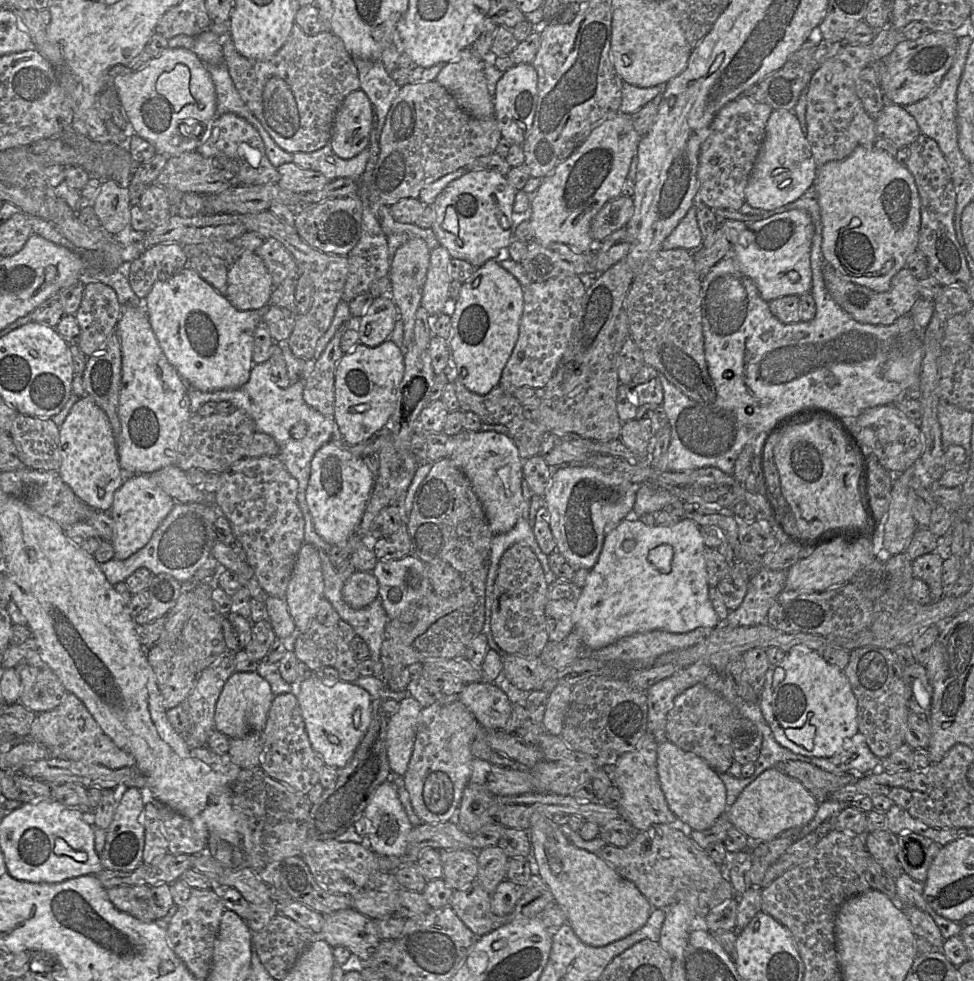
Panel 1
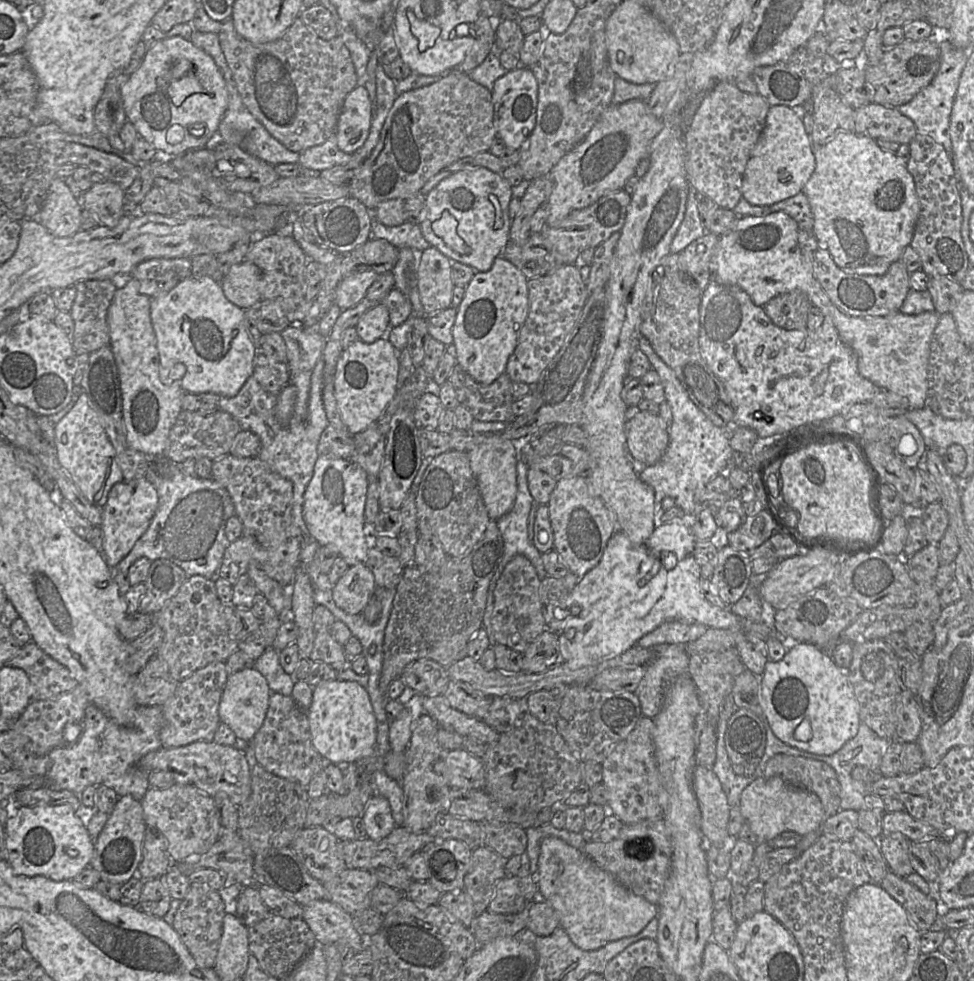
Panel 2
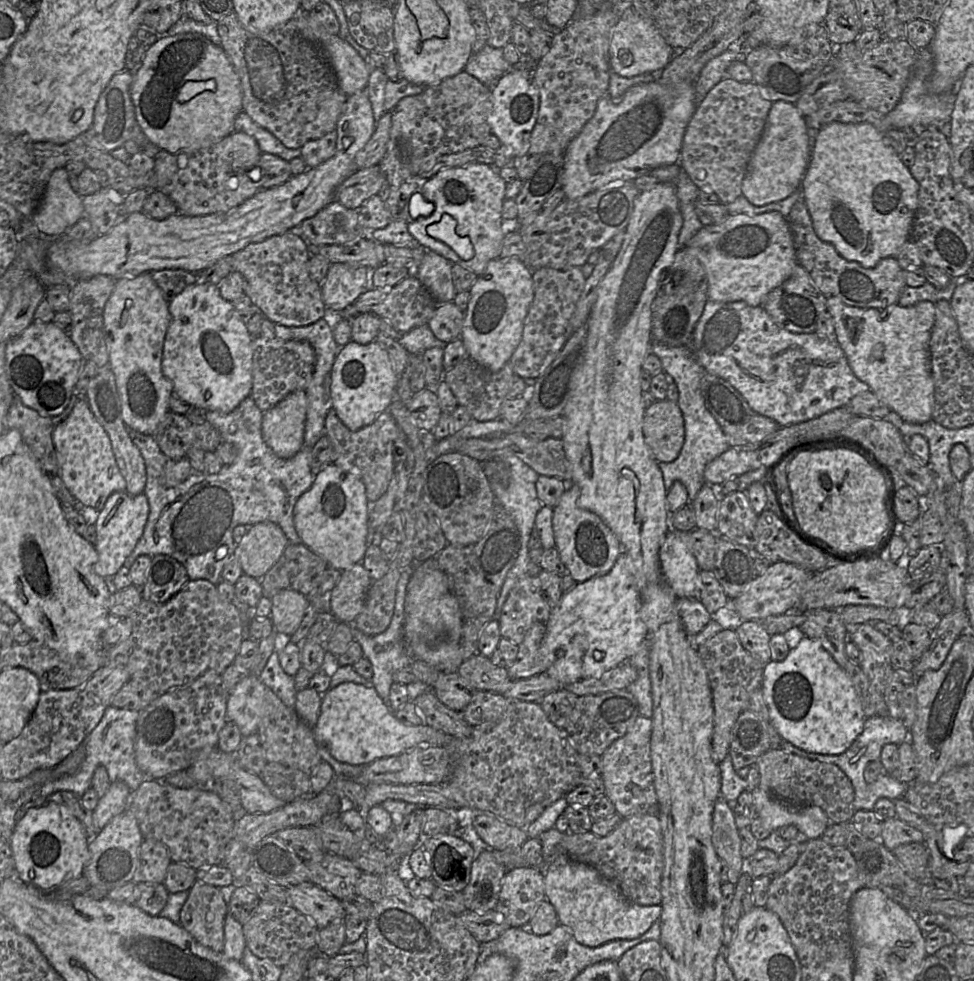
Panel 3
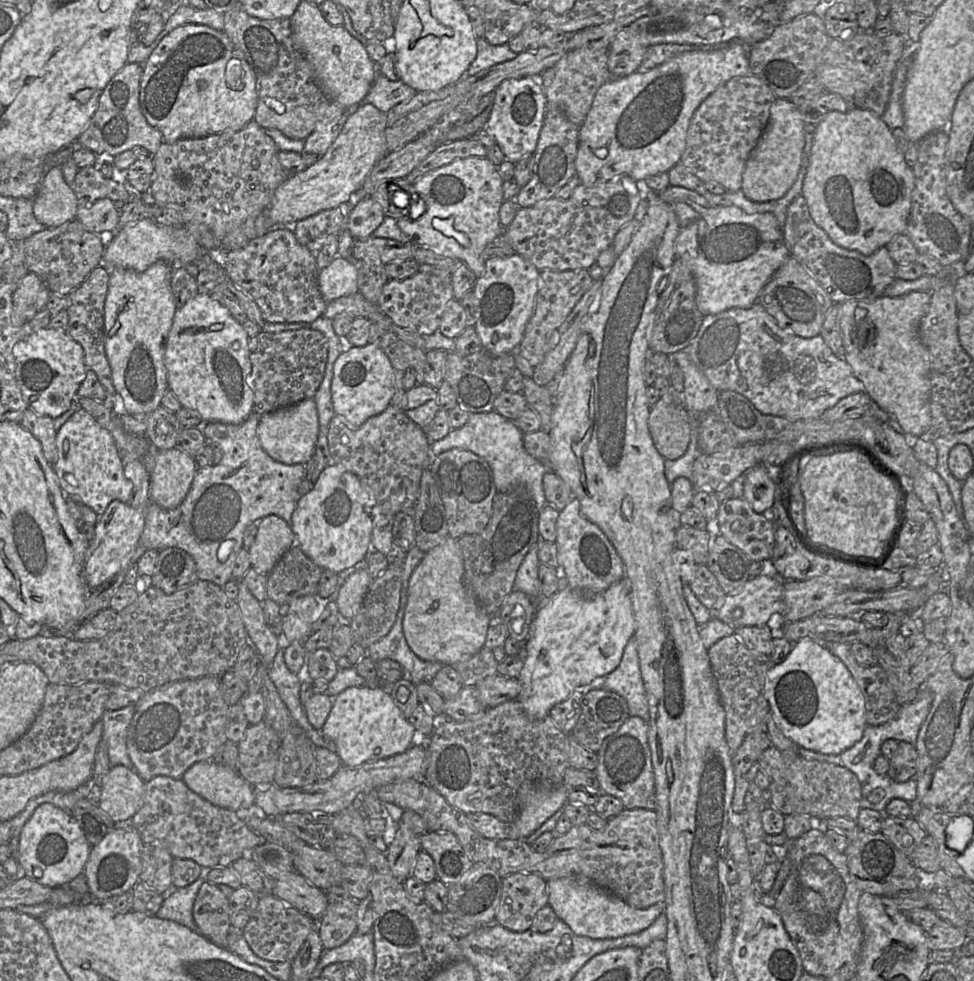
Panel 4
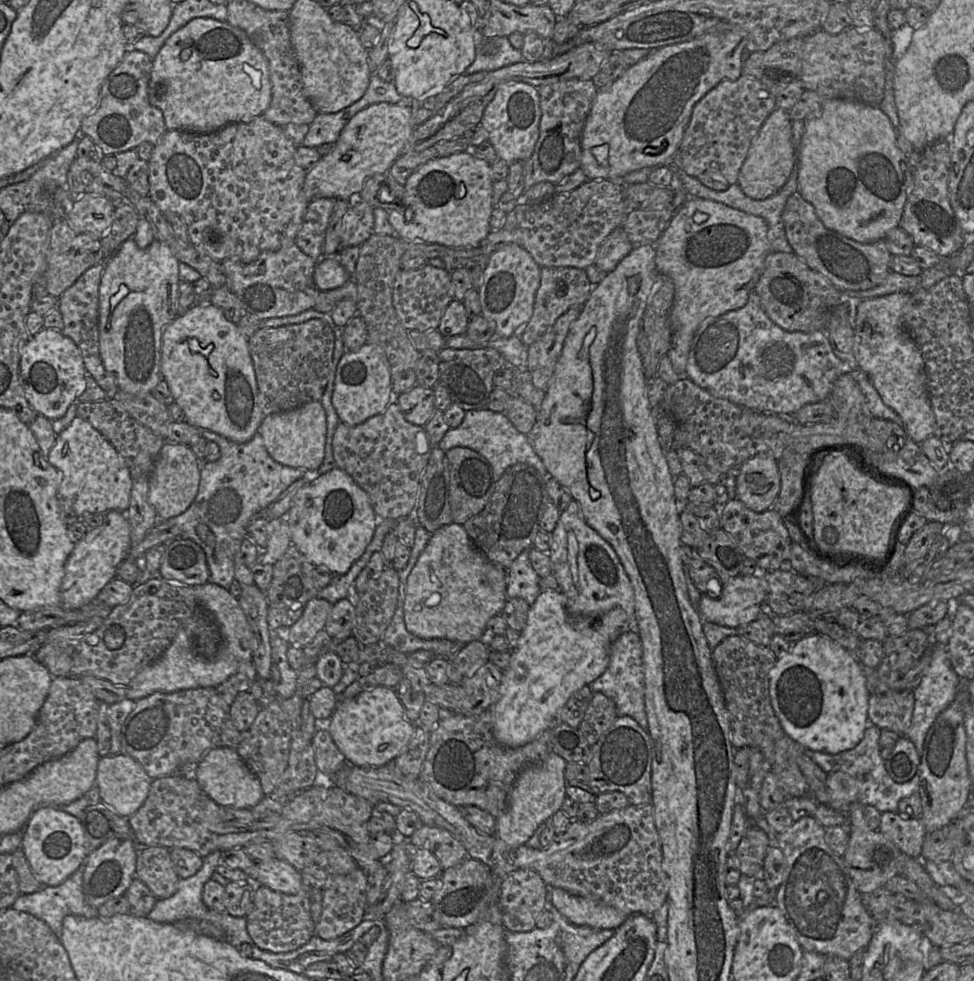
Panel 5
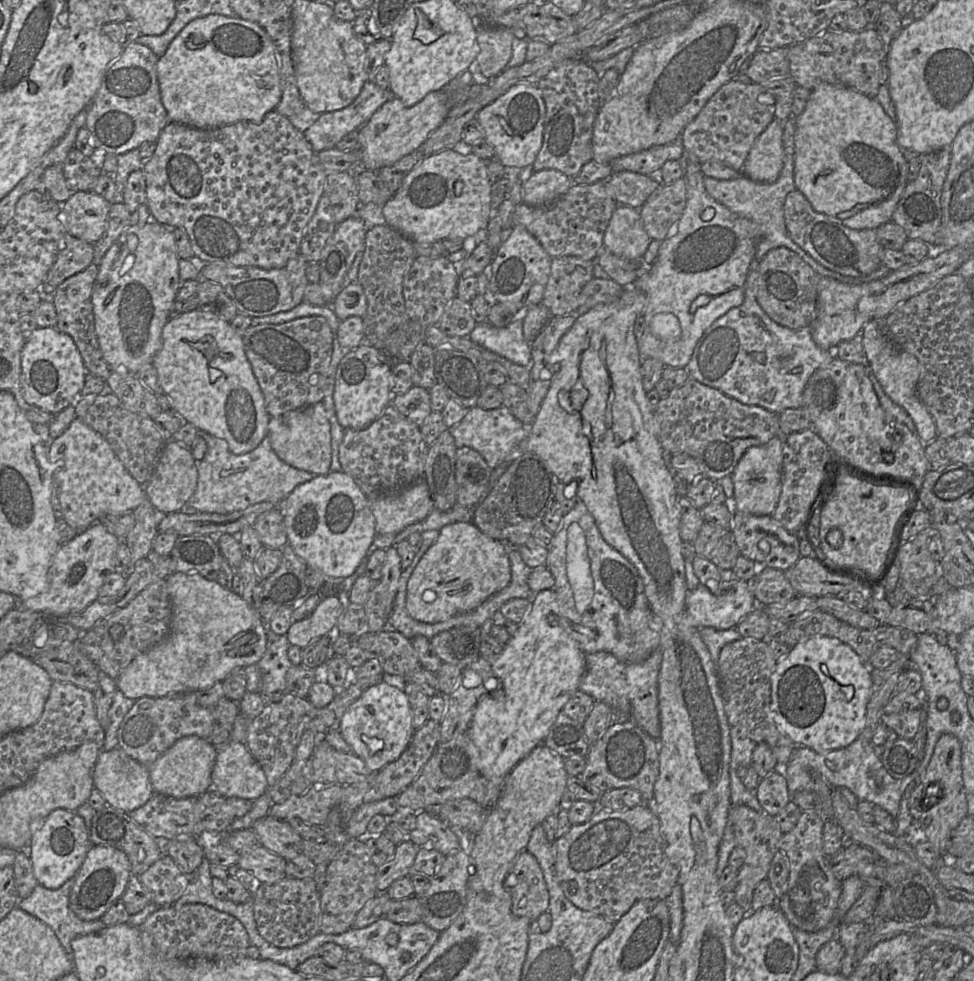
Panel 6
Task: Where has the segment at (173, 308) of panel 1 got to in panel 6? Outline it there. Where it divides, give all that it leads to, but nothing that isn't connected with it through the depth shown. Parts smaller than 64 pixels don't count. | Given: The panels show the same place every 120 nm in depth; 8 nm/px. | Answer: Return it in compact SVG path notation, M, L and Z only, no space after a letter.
M195 309L170 317L162 330L162 345L153 358L163 393L175 406L178 416L204 431L224 439L231 452L241 455L254 450L268 435L270 415L252 366L246 356L242 335L213 313Z

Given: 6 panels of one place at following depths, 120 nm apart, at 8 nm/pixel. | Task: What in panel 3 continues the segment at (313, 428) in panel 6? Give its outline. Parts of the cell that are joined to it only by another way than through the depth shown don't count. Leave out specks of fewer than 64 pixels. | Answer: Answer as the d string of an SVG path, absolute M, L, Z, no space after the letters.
M303 390L287 395L263 413L262 436L280 458L291 458L304 446L307 397Z

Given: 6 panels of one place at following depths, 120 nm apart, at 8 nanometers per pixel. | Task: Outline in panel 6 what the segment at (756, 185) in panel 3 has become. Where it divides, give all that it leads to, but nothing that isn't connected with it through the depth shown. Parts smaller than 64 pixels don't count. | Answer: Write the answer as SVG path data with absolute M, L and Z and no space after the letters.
M773 119L754 141L741 170L759 183L773 183L783 167L783 122Z

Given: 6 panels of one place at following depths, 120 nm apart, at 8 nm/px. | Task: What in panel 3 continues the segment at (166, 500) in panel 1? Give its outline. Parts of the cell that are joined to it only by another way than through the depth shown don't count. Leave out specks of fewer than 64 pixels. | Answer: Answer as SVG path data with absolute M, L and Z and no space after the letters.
M127 492L112 493L101 512L95 516L96 543L98 561L95 564L95 572L110 579L123 566L126 558L132 553L138 541L143 535L149 516L149 502L144 493L131 496Z

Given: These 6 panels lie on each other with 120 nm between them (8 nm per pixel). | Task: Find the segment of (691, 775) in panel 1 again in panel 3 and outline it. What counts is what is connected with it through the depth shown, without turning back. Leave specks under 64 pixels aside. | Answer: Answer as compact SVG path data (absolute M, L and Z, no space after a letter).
M721 796L715 802L712 815L712 843L719 858L727 862L729 869L734 873L738 873L738 877L743 872L744 859L741 856L739 829L735 824L733 809L728 805L727 801Z

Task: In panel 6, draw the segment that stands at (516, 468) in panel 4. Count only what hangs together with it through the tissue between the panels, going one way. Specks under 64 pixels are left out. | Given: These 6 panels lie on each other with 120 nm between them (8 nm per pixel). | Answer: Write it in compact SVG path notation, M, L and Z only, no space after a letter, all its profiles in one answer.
M503 405L491 410L484 410L479 406L469 408L460 422L448 429L457 448L468 446L478 451L491 469L505 461L512 461L527 452L525 449L527 427Z

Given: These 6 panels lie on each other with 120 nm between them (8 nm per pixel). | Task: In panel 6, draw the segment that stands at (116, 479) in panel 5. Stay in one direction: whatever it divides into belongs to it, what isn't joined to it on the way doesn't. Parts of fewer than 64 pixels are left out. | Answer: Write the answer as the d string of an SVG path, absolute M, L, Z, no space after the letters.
M78 417L47 447L47 456L52 465L53 481L59 494L63 517L78 533L97 523L102 515L133 512L147 498L144 486L128 472L105 438Z

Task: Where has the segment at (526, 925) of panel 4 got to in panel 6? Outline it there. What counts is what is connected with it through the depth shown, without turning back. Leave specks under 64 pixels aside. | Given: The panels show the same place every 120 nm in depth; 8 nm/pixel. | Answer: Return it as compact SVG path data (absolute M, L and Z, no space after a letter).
M525 850L516 858L511 873L517 876L516 886L507 887L511 895L511 911L515 916L527 917L535 923L548 910L549 904L549 892L541 867Z

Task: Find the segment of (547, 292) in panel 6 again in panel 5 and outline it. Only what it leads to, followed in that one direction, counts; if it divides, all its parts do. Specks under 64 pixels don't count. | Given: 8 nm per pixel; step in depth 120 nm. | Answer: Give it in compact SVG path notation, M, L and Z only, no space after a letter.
M543 267L541 282L536 292L534 311L530 321L521 328L520 337L525 346L531 345L551 327L557 319L572 307L583 306L594 288L586 269L576 267Z

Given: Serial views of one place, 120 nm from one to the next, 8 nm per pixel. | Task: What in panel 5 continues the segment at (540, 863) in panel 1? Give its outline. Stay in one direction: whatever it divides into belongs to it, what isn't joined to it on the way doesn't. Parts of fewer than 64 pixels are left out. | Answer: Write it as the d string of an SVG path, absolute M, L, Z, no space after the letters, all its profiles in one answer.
M560 888L548 889L548 901L565 918L577 926L595 929L618 928L628 915L601 902L576 896Z

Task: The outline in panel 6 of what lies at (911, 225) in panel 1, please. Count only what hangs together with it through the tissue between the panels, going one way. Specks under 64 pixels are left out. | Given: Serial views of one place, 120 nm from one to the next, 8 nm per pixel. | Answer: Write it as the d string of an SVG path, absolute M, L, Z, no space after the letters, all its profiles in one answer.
M822 82L811 92L803 112L793 117L794 184L809 201L812 209L839 220L854 229L876 229L891 221L892 214L908 183L908 163L896 142L896 123L873 97L854 89Z

